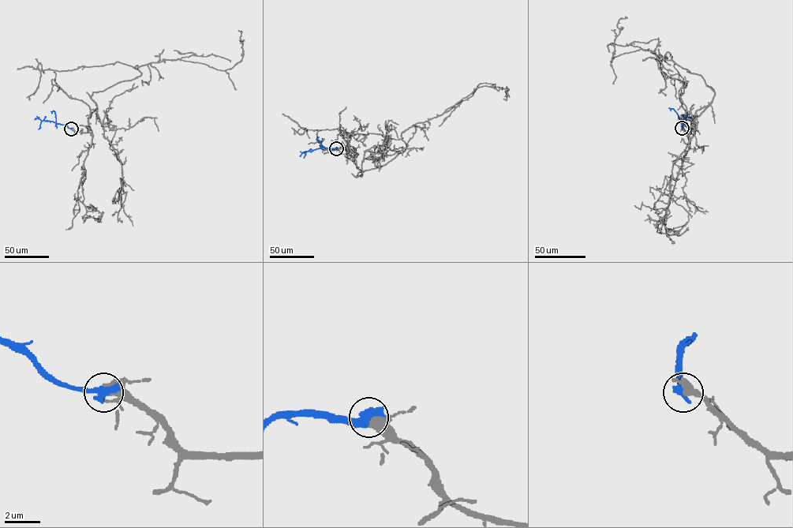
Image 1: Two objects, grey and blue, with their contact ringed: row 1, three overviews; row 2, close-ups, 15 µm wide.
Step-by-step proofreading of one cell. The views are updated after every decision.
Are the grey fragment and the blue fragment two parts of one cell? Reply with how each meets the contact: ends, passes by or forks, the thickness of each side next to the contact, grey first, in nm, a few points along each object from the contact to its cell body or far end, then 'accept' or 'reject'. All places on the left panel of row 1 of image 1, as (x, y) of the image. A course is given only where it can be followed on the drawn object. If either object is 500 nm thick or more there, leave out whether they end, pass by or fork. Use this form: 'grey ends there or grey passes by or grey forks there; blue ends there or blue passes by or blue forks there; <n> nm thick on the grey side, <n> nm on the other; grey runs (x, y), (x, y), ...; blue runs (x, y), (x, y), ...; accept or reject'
440 nm thick on the grey side, 600 nm on the other; grey runs (71, 129), (86, 132), (91, 95), (140, 76), (141, 65), (178, 59), (231, 69), (243, 55), (238, 30); blue runs (71, 129), (43, 120), (38, 129); accept

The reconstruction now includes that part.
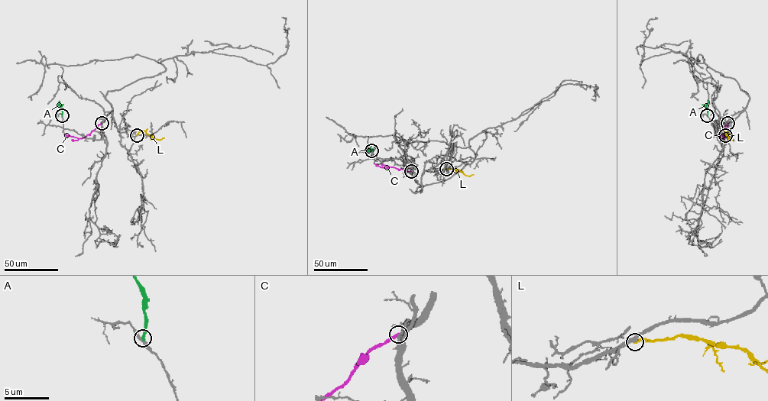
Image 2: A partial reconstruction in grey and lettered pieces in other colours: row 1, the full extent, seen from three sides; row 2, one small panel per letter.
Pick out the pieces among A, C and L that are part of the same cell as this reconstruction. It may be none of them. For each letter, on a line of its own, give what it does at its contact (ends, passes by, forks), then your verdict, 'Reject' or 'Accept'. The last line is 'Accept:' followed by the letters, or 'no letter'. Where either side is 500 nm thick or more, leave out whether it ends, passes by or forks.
A: It ends there. Reject
C: Reject
L: It ends there. Accept
Accept: L

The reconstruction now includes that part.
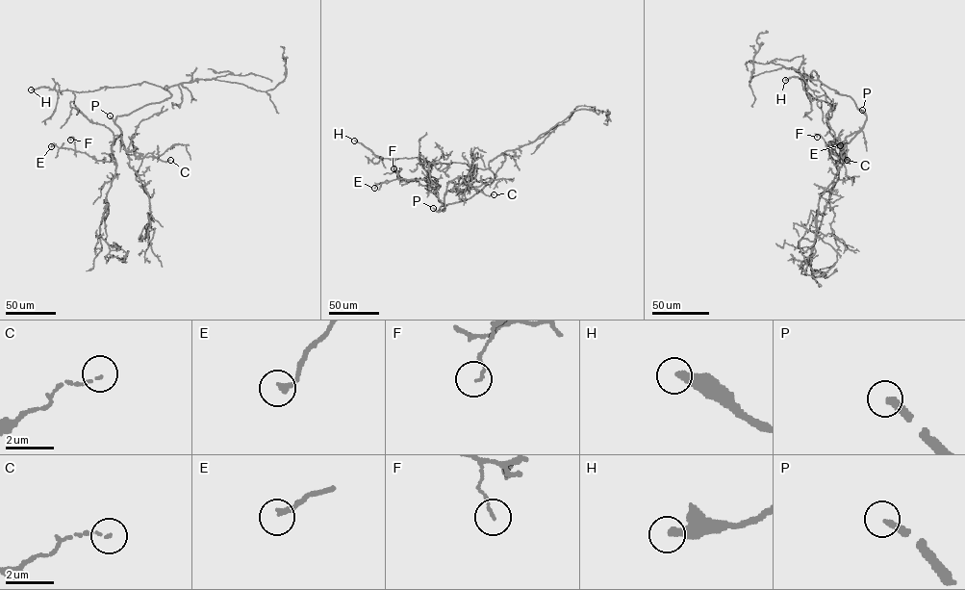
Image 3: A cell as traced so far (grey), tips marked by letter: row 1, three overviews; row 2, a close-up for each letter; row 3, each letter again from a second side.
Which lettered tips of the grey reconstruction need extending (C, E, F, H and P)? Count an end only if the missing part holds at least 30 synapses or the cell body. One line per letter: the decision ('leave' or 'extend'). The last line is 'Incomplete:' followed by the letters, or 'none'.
C: leave
E: leave
F: leave
H: extend
P: extend
Incomplete: H, P

